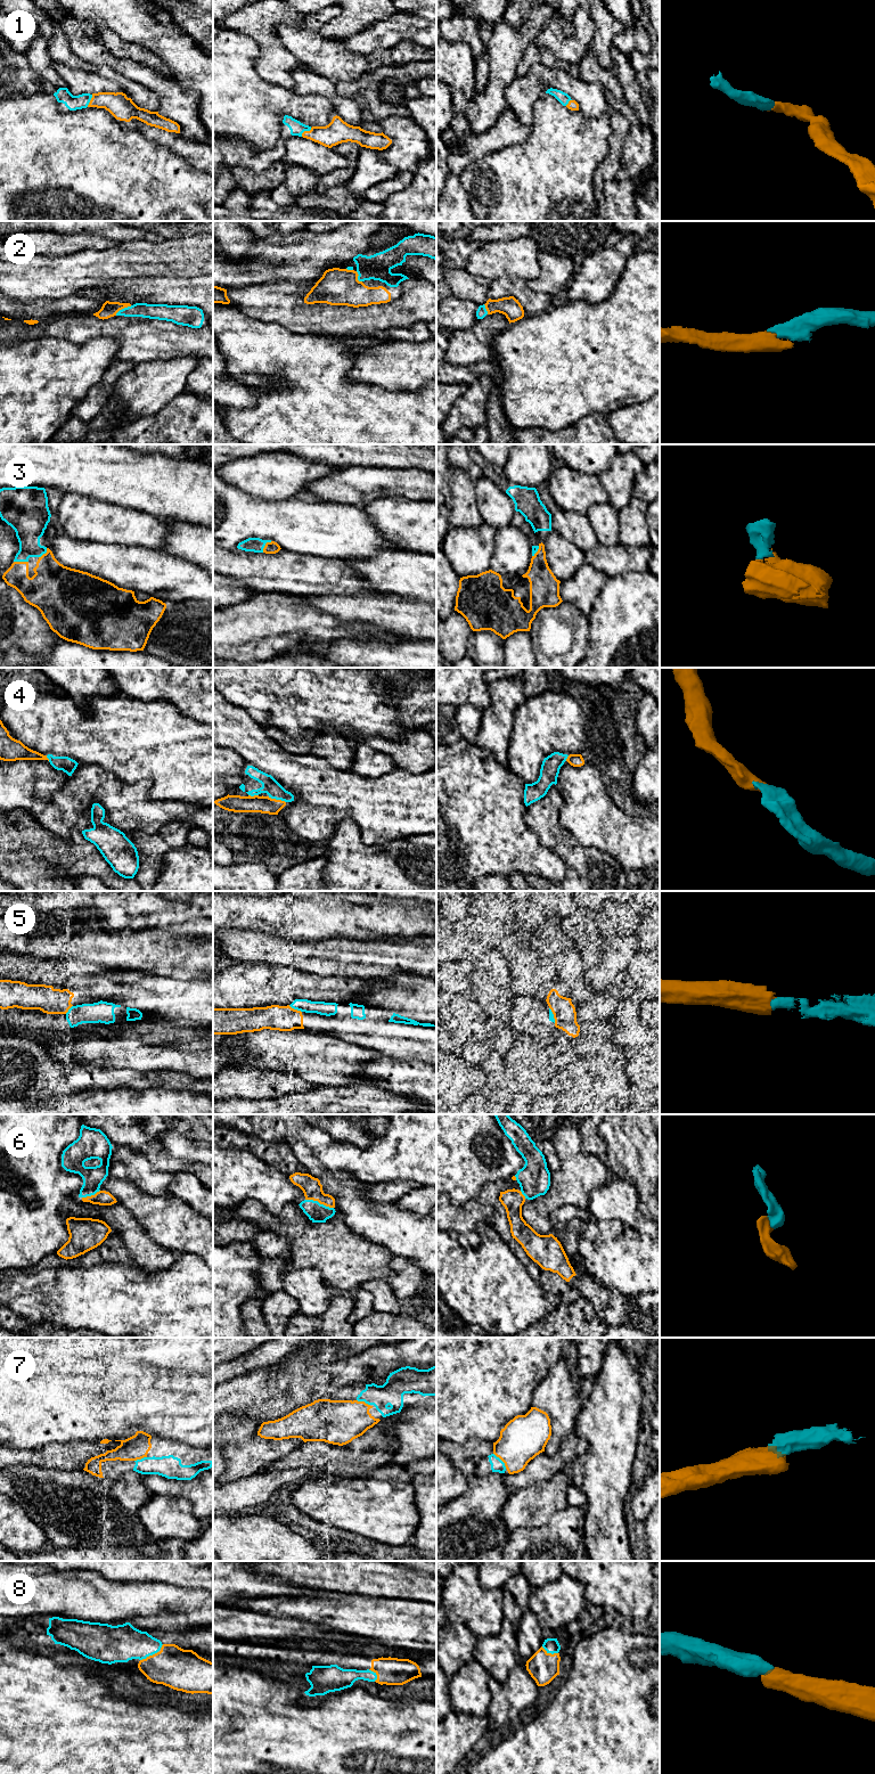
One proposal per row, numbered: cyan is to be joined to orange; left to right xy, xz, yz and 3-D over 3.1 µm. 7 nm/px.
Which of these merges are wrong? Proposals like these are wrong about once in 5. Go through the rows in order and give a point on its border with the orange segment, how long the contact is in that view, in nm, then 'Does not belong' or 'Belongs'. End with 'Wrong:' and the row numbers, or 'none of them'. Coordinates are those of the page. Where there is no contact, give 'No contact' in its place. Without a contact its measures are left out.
1: Touches orange at xz (305, 131). Shared border 100 nm. Belongs
2: Touches orange at xy (123, 308). Shared border 140 nm. Belongs
3: Touches orange at xy (21, 562). Shared border 100 nm. Belongs
4: Touches orange at xz (277, 800). Shared border 130 nm. Belongs
5: Touches orange at xz (295, 1010). Shared border 110 nm. Belongs
6: Touches orange at xz (319, 1202). Shared border 220 nm. Belongs
7: Touches orange at yz (501, 1460). Shared border 140 nm. Belongs
8: Touches orange at xy (149, 1656). Shared border 140 nm. Belongs
Wrong: none of them

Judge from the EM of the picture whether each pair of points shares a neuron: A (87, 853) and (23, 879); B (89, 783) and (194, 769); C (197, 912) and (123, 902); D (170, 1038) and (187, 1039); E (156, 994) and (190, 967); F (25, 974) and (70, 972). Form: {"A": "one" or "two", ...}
{"A": "one", "B": "two", "C": "one", "D": "one", "E": "two", "F": "one"}

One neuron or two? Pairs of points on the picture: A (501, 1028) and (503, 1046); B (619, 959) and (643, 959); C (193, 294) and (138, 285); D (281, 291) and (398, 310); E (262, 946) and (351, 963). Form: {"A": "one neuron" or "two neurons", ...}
{"A": "one neuron", "B": "two neurons", "C": "one neuron", "D": "one neuron", "E": "one neuron"}

